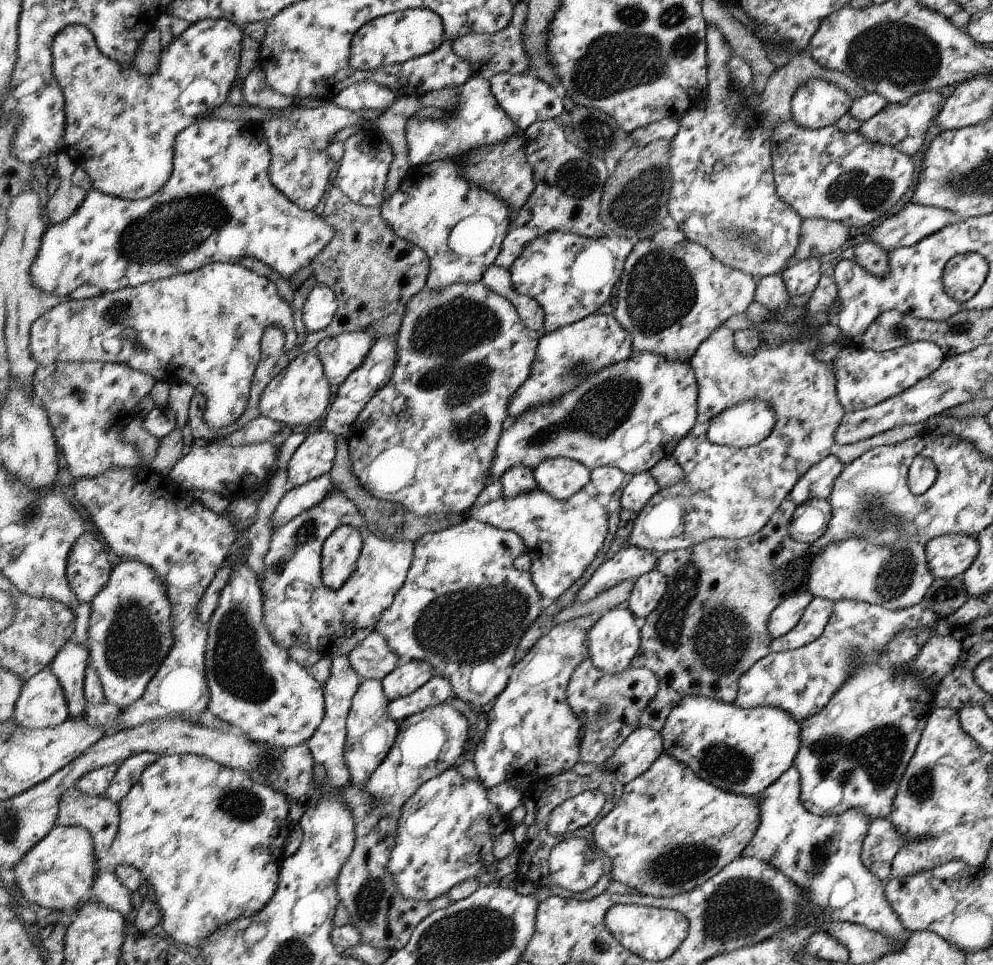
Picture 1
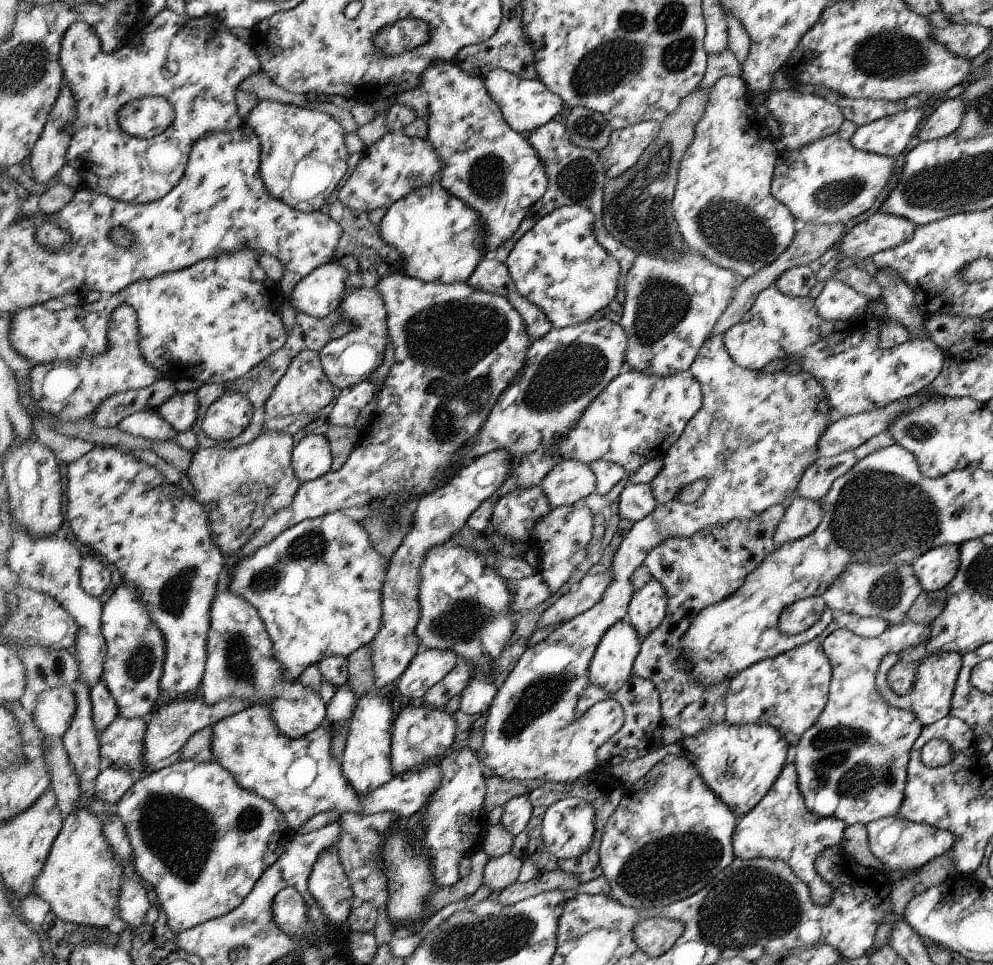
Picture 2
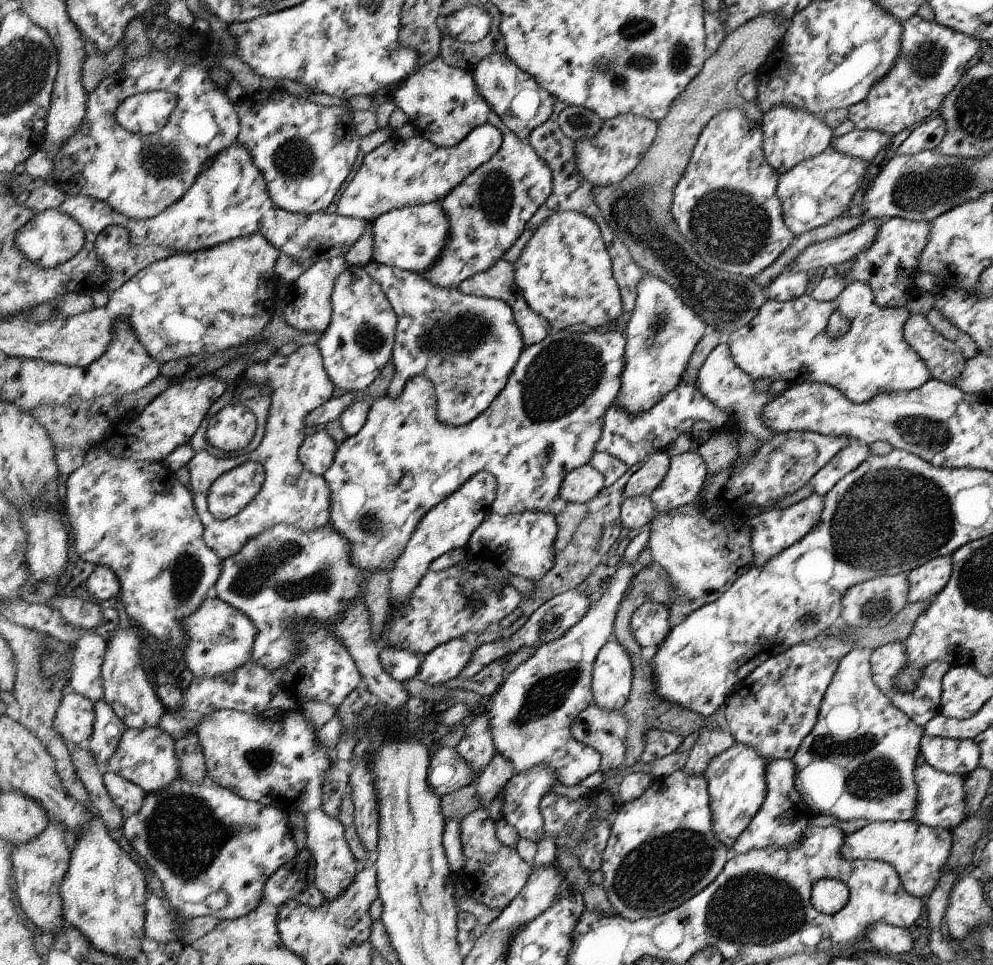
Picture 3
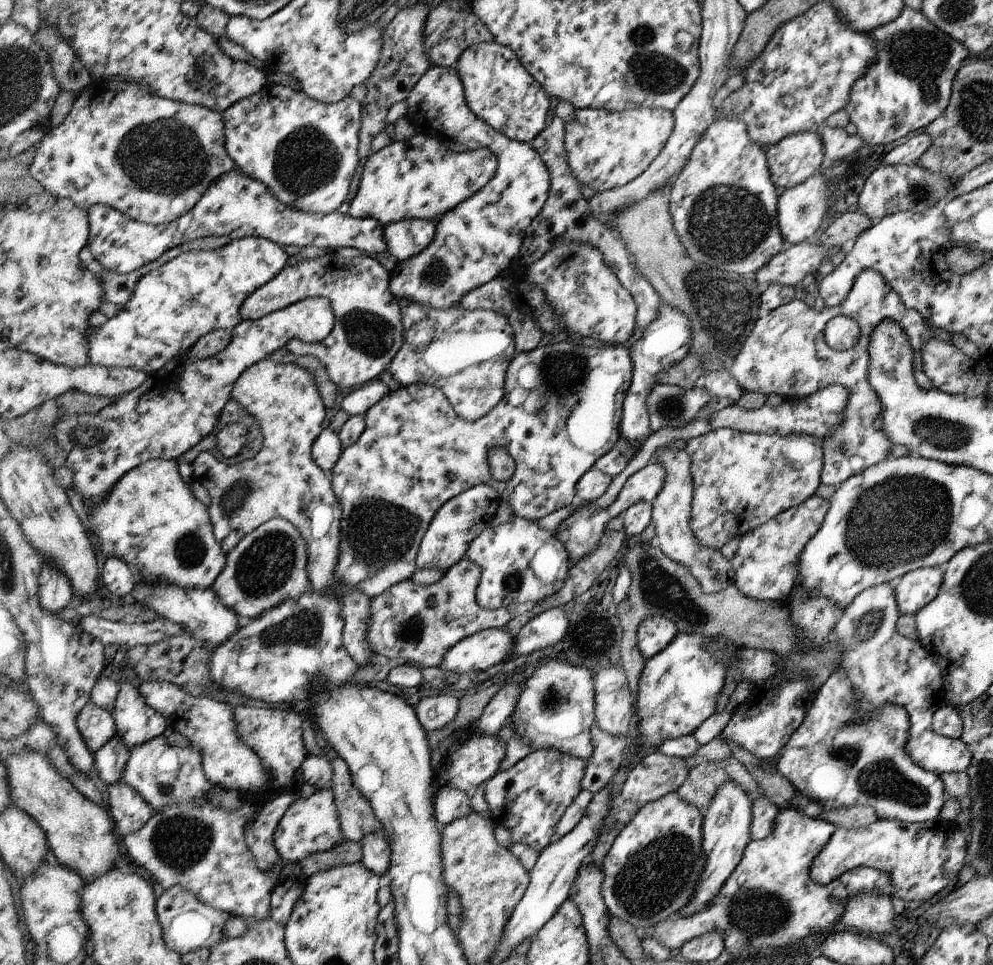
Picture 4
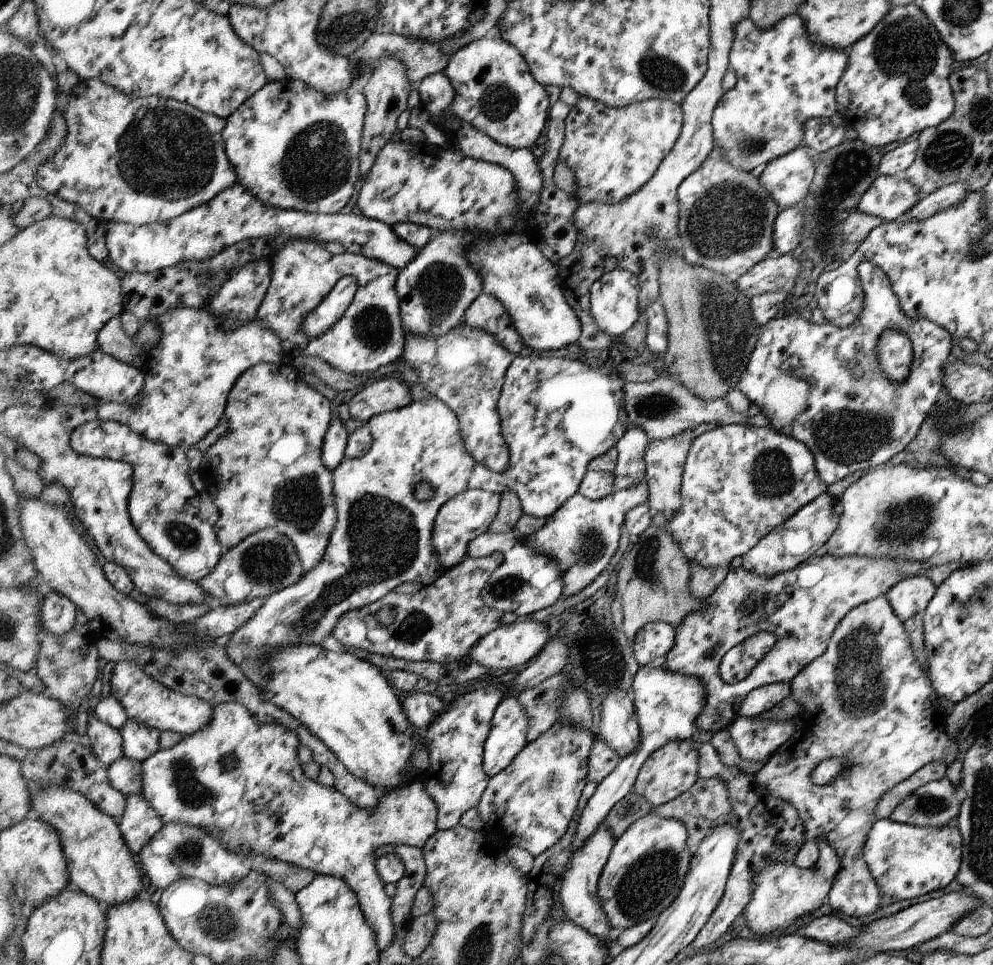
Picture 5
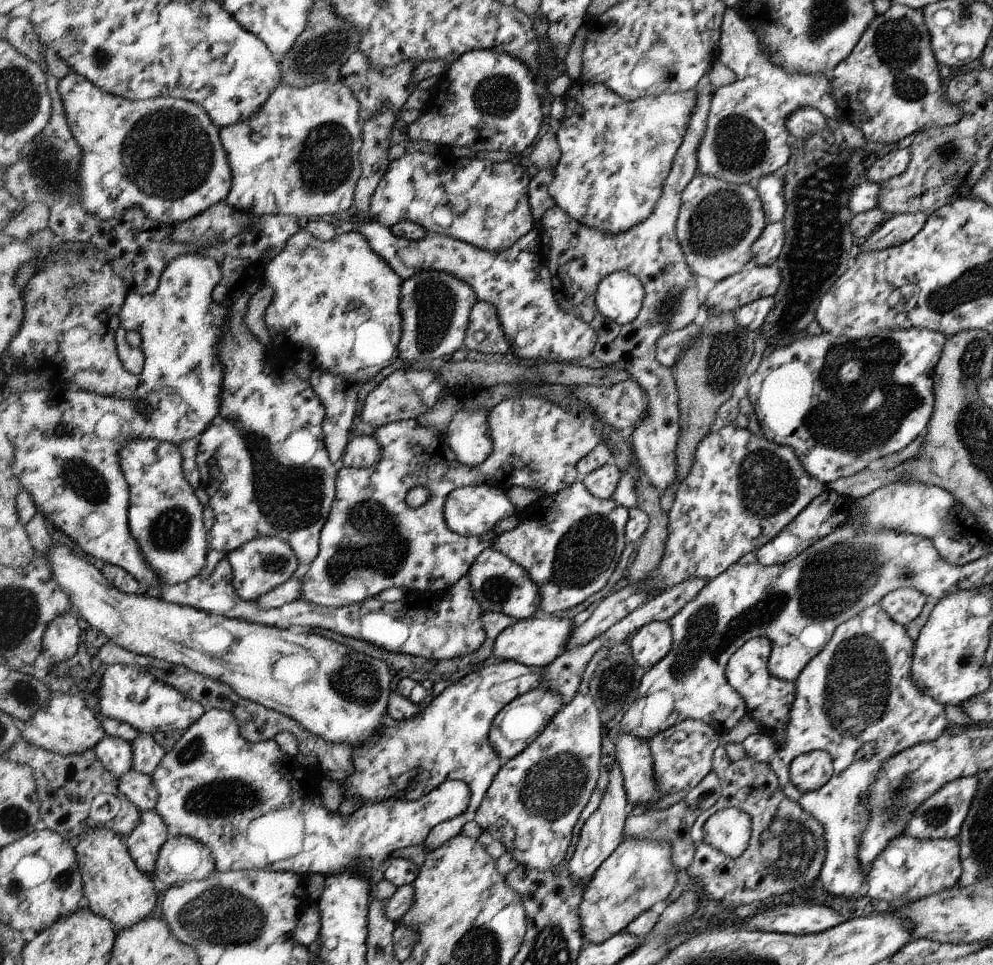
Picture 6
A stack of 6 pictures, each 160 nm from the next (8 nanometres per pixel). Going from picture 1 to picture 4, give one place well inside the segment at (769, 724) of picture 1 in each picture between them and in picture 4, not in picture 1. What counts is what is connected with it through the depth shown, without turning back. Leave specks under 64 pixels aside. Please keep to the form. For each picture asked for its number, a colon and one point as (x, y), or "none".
2: (740, 762)
3: (736, 780)
4: (727, 831)

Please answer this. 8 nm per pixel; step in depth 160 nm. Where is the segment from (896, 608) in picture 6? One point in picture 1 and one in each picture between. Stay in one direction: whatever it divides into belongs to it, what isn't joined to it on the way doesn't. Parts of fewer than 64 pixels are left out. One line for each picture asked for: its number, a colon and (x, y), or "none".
1: (949, 556)
2: (936, 568)
3: (925, 582)
4: (917, 588)
5: (910, 597)

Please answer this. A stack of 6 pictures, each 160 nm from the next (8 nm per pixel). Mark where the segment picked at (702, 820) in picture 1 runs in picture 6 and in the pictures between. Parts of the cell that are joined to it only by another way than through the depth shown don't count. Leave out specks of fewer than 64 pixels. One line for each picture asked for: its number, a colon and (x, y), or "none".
2: (672, 835)
3: (662, 850)
4: (653, 866)
5: (645, 871)
6: (639, 874)

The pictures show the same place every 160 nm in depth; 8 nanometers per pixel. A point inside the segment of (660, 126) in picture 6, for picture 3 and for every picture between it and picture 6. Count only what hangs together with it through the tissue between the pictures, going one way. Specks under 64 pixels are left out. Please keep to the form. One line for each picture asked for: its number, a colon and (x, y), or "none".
3: (622, 142)
4: (606, 149)
5: (614, 152)

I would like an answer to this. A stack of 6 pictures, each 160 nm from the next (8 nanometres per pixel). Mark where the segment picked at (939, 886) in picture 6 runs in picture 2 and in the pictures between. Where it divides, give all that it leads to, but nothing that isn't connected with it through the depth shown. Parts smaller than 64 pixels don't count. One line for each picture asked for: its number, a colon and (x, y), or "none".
2: (898, 844)
3: (919, 853)
4: (920, 859)
5: (907, 862)

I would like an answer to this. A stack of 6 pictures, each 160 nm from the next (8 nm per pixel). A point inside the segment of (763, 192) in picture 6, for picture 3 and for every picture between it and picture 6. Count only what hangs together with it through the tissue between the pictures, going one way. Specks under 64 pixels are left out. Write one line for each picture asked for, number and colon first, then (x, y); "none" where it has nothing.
3: (791, 136)
4: (795, 159)
5: (787, 179)

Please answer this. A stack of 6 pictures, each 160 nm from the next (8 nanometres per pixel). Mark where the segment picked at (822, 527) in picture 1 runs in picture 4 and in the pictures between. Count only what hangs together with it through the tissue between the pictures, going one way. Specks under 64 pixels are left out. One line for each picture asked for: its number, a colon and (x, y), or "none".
2: (803, 516)
3: (774, 531)
4: (766, 563)

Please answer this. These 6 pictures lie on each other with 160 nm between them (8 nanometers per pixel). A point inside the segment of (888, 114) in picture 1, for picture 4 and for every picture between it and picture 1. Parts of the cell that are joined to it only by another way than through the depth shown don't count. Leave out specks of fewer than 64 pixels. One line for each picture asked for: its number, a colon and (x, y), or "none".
2: (889, 136)
3: (864, 145)
4: (837, 143)

